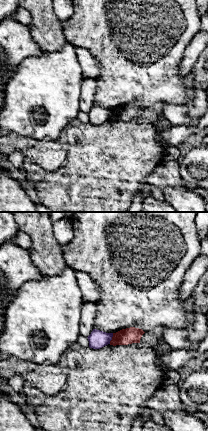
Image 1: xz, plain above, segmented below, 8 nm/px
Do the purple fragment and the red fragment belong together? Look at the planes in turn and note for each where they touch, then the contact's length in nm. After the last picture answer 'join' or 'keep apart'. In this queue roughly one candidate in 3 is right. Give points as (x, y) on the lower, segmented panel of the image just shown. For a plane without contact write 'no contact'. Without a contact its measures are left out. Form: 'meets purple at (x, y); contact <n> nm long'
meets purple at (111, 338); contact 90 nm long

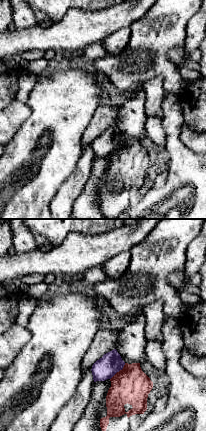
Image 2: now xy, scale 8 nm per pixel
meets purple at (118, 371); contact 180 nm long

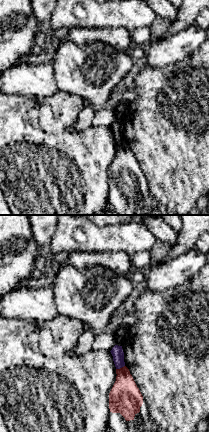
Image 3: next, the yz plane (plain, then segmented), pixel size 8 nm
meets purple at (120, 367); contact 80 nm long

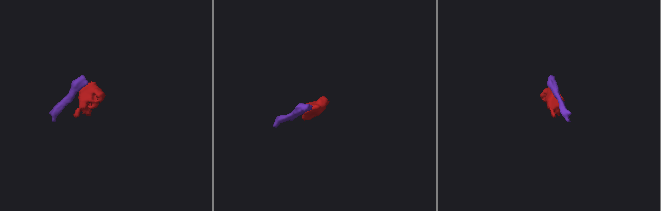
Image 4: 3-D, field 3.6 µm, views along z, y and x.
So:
keep apart

